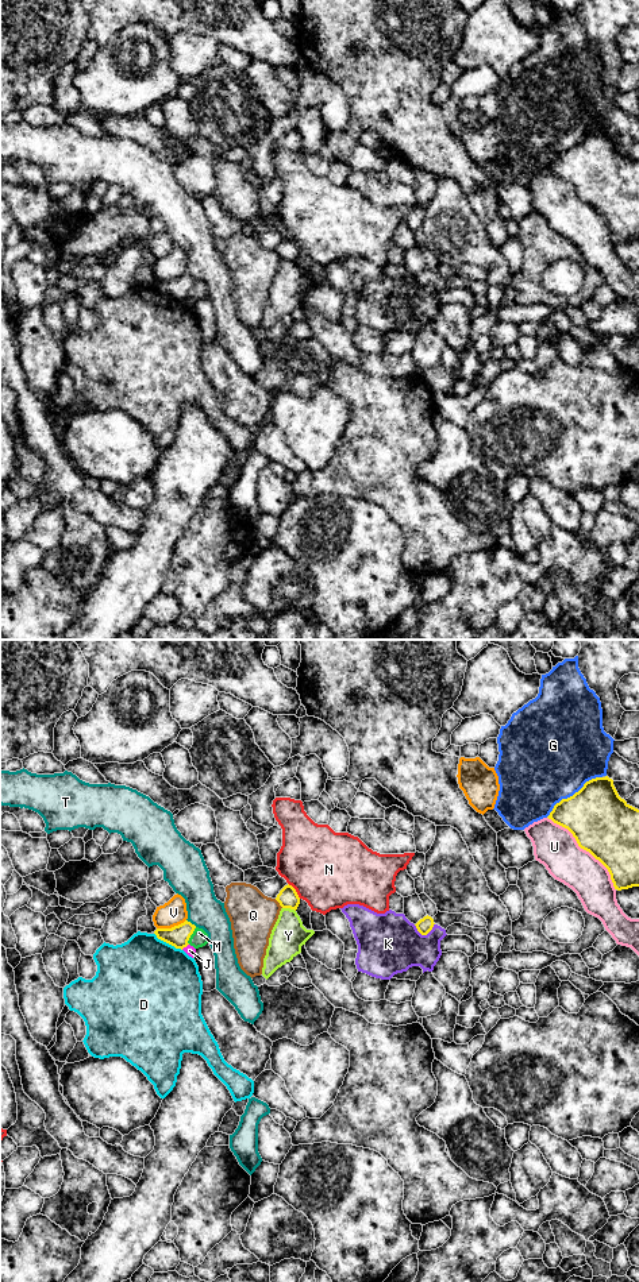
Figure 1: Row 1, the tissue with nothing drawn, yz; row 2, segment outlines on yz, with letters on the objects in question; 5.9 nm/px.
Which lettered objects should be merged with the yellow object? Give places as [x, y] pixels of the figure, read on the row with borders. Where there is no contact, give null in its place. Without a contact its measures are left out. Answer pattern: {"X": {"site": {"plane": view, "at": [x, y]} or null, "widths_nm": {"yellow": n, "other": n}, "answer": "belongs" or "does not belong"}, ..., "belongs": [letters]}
{"D": {"site": {"plane": "yz", "at": [168, 942]}, "widths_nm": {"yellow": 130, "other": 480}, "answer": "does not belong"}, "G": {"site": {"plane": "yz", "at": [573, 795]}, "widths_nm": {"yellow": 380, "other": 480}, "answer": "does not belong"}, "J": {"site": {"plane": "yz", "at": [184, 946]}, "widths_nm": {"yellow": 130, "other": 60}, "answer": "does not belong"}, "K": {"site": {"plane": "yz", "at": [424, 934]}, "widths_nm": {"yellow": 90, "other": 360}, "answer": "does not belong"}, "M": {"site": {"plane": "yz", "at": [191, 934]}, "widths_nm": {"yellow": 130, "other": 100}, "answer": "does not belong"}, "N": {"site": {"plane": "yz", "at": [295, 891]}, "widths_nm": {"yellow": 120, "other": 460}, "answer": "does not belong"}, "Q": {"site": {"plane": "yz", "at": [278, 902]}, "widths_nm": {"yellow": 120, "other": 280}, "answer": "does not belong"}, "T": {"site": {"plane": "yz", "at": [191, 923]}, "widths_nm": {"yellow": 130, "other": 220}, "answer": "does not belong"}, "U": {"site": {"plane": "yz", "at": [585, 849]}, "widths_nm": {"yellow": 380, "other": 260}, "answer": "does not belong"}, "V": {"site": {"plane": "yz", "at": [172, 927]}, "widths_nm": {"yellow": 130, "other": 150}, "answer": "does not belong"}, "Y": {"site": {"plane": "yz", "at": [289, 907]}, "widths_nm": {"yellow": 120, "other": 200}, "answer": "does not belong"}, "belongs": []}

